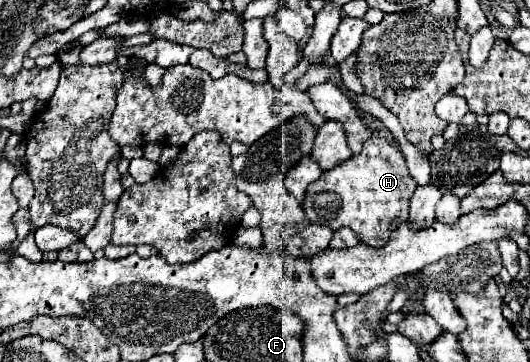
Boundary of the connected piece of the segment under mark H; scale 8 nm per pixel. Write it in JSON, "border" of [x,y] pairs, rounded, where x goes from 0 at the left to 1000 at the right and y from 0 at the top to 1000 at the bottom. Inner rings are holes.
{"border":[[[704,373],[689,390],[689,406],[681,412],[677,428],[666,428],[662,439],[632,456],[621,472],[609,472],[606,489],[579,517],[579,533],[575,533],[575,550],[568,566],[572,566],[575,594],[587,610],[594,610],[598,622],[617,622],[628,638],[643,633],[643,627],[658,627],[677,649],[677,660],[685,671],[692,671],[700,682],[723,682],[730,671],[738,638],[745,638],[757,616],[768,610],[772,550],[775,550],[783,522],[787,522],[787,506],[772,483],[764,439],[760,439],[757,417],[749,412],[749,401],[734,395],[723,378]]]}

